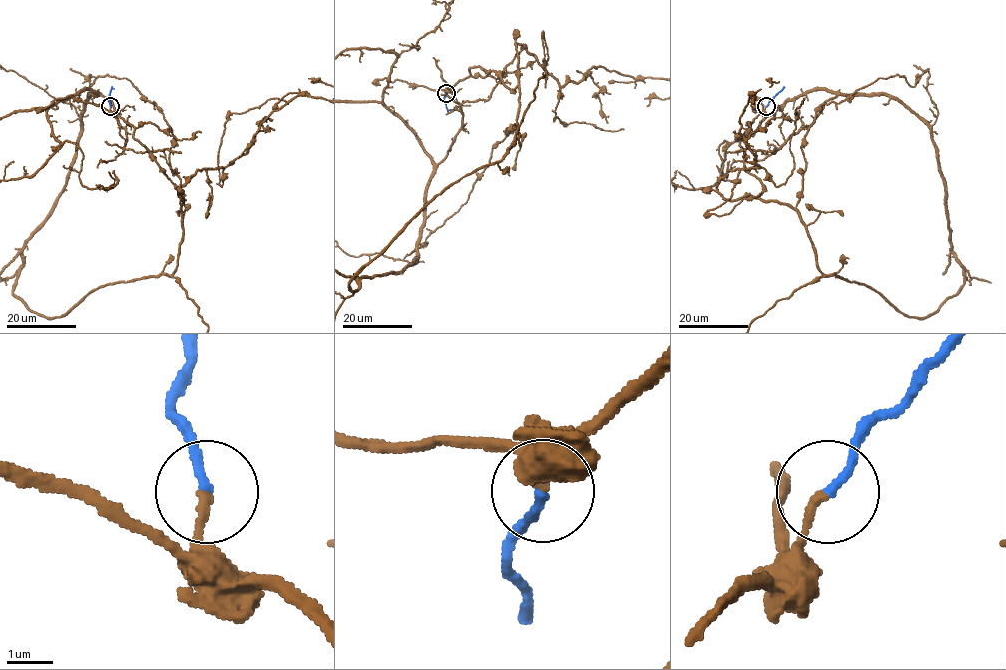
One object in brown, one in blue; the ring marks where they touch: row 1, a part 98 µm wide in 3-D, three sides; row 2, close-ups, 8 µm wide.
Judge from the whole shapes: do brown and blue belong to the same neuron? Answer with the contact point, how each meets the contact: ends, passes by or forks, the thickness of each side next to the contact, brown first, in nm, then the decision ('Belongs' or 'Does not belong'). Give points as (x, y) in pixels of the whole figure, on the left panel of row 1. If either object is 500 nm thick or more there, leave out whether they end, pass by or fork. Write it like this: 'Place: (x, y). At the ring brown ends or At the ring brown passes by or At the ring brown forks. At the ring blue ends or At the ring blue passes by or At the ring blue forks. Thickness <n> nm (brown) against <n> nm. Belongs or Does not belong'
Place: (110, 106). At the ring brown ends. At the ring blue ends. Thickness 200 nm (brown) against 190 nm. Belongs

